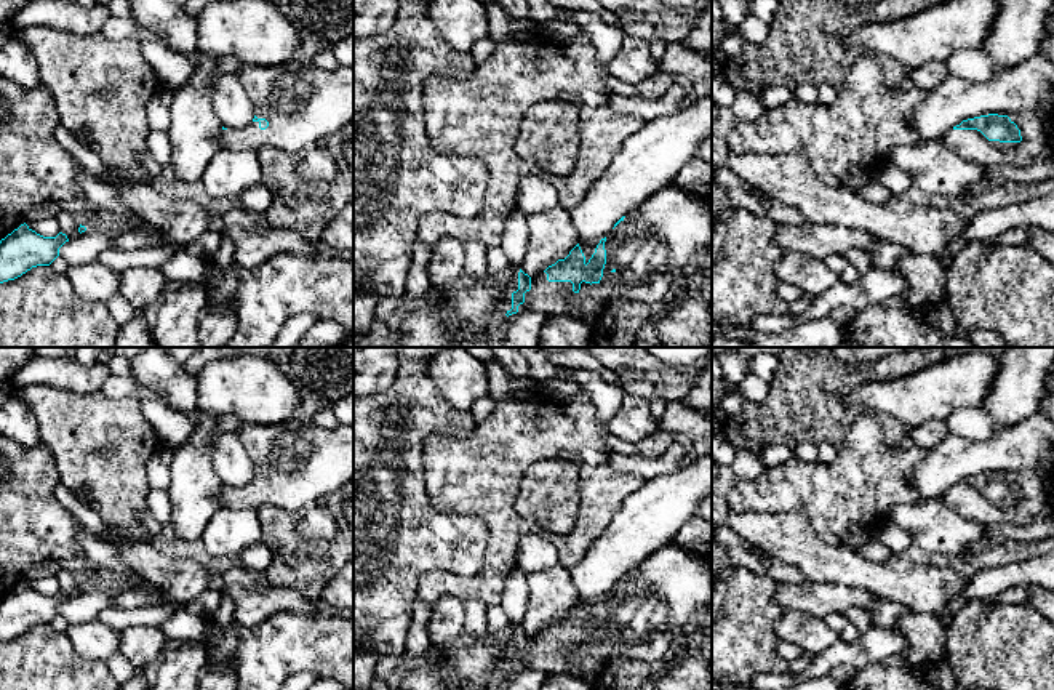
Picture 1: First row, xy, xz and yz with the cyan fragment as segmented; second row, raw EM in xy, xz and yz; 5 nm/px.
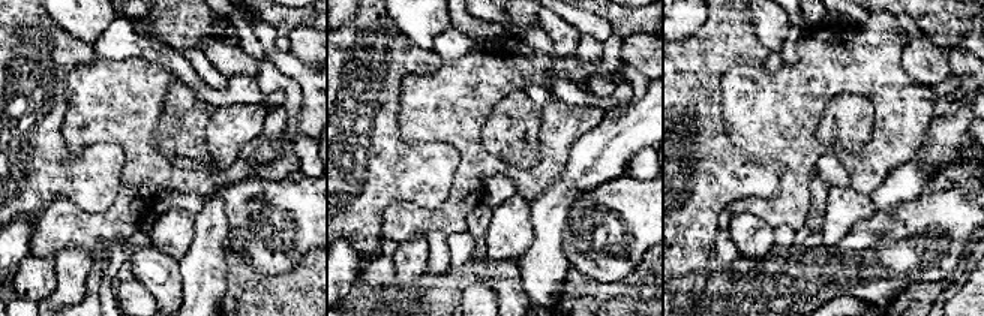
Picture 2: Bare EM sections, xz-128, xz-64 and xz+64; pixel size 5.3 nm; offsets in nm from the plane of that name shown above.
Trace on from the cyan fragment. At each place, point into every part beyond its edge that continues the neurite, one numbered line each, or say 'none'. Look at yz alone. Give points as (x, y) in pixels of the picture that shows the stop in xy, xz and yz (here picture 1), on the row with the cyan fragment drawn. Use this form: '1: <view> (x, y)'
1: yz (973, 146)

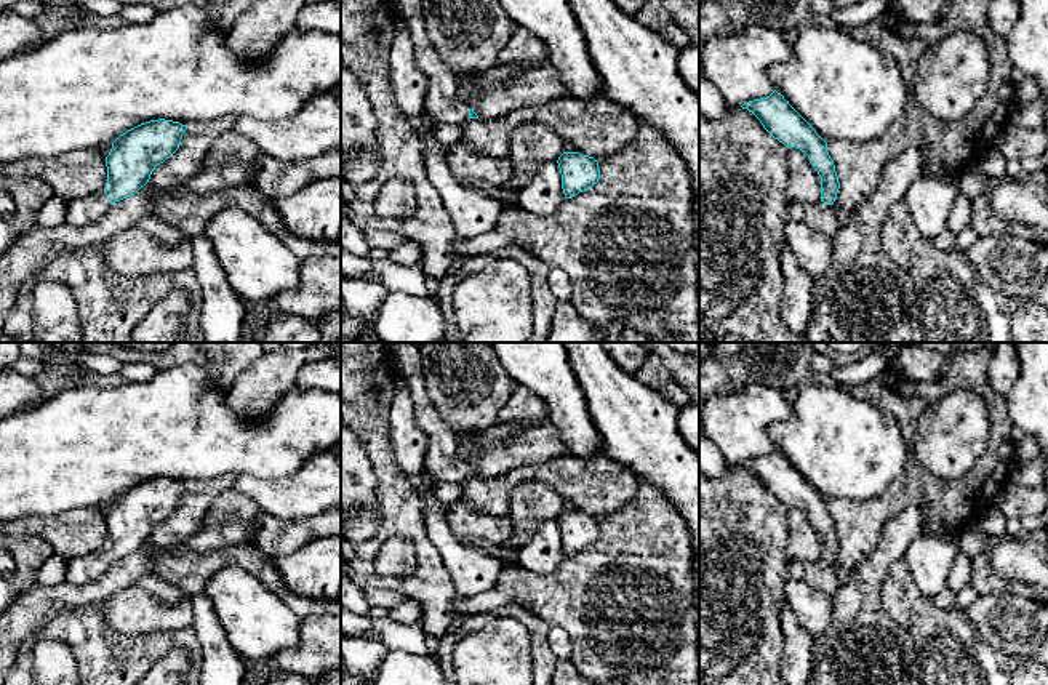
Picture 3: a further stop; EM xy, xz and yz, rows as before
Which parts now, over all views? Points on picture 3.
1: xy (80, 212)

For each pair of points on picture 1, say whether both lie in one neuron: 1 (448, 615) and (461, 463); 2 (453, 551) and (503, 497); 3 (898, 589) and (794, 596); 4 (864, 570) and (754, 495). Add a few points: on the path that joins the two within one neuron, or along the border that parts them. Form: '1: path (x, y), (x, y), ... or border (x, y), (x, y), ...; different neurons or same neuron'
1: border (464, 601), (455, 596), (443, 596), (431, 609); different neurons
2: border (445, 513), (472, 514), (483, 522), (485, 556); different neurons
3: border (832, 581), (864, 588), (880, 596); different neurons
4: border (742, 509), (768, 513), (798, 511), (813, 530); different neurons

